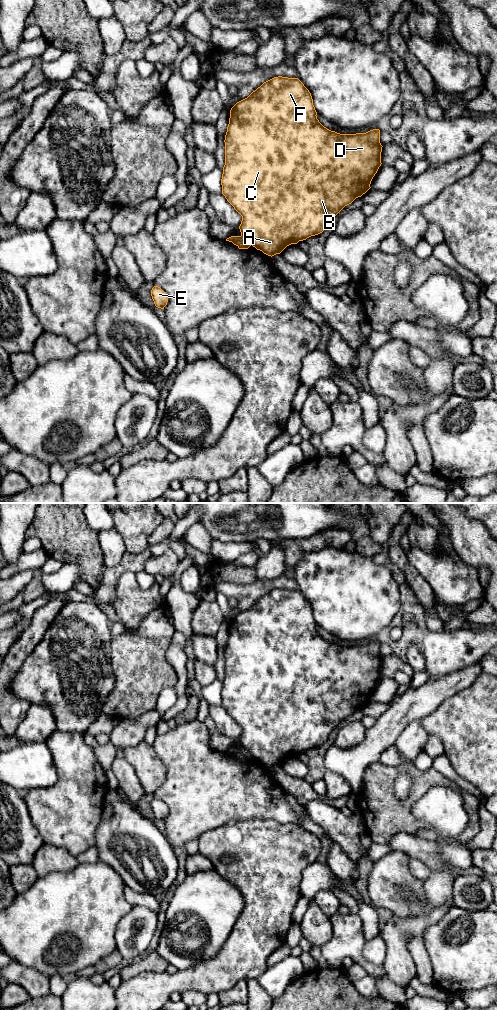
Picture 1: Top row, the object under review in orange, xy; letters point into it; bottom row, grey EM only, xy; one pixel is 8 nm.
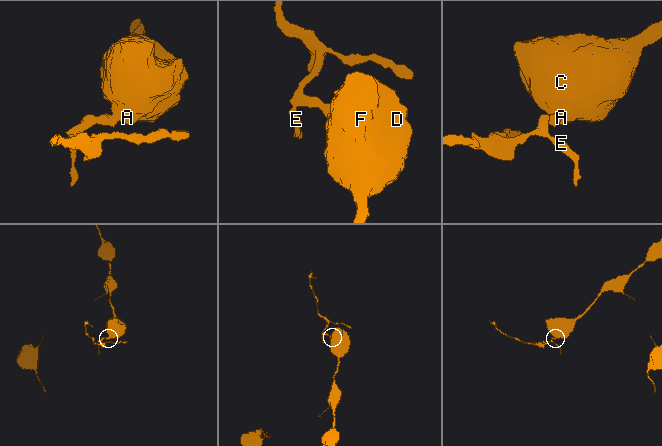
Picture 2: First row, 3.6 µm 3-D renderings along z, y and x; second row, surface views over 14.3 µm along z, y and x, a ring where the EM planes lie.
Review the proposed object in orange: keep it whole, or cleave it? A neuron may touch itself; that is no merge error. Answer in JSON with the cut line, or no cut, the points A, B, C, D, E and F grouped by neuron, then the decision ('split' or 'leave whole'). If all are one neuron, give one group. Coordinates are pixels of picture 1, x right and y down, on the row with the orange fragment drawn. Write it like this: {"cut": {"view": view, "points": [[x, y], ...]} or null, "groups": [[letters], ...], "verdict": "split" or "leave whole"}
{"cut": {"view": "xy", "points": [[241, 235], [251, 244]]}, "groups": [["A", "B", "C", "D", "F"], ["E"]], "verdict": "split"}

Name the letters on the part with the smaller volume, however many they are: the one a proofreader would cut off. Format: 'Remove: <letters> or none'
Remove: E

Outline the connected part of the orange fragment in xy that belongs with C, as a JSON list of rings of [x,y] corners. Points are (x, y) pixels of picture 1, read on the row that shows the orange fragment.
[[[282,76],[264,82],[230,110],[224,140],[222,194],[242,216],[241,236],[271,257],[291,244],[322,233],[345,206],[371,188],[371,181],[382,164],[379,129],[340,134],[324,127],[316,115],[311,93],[304,84],[298,78]]]

